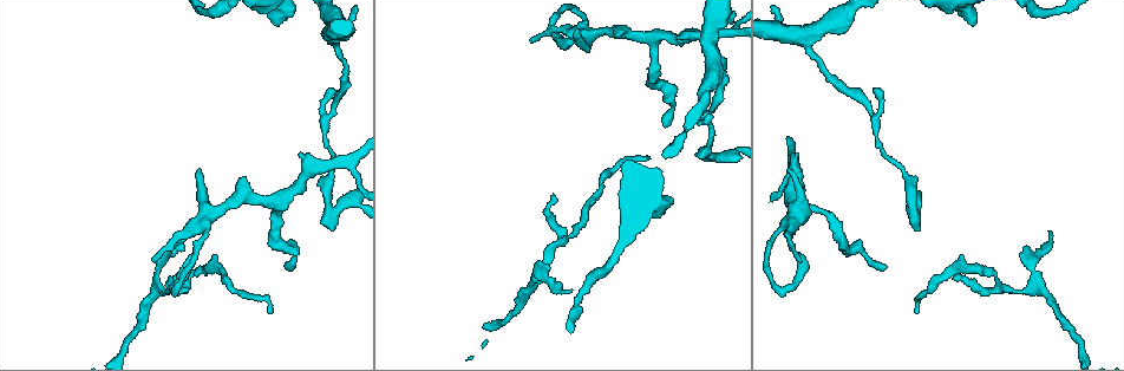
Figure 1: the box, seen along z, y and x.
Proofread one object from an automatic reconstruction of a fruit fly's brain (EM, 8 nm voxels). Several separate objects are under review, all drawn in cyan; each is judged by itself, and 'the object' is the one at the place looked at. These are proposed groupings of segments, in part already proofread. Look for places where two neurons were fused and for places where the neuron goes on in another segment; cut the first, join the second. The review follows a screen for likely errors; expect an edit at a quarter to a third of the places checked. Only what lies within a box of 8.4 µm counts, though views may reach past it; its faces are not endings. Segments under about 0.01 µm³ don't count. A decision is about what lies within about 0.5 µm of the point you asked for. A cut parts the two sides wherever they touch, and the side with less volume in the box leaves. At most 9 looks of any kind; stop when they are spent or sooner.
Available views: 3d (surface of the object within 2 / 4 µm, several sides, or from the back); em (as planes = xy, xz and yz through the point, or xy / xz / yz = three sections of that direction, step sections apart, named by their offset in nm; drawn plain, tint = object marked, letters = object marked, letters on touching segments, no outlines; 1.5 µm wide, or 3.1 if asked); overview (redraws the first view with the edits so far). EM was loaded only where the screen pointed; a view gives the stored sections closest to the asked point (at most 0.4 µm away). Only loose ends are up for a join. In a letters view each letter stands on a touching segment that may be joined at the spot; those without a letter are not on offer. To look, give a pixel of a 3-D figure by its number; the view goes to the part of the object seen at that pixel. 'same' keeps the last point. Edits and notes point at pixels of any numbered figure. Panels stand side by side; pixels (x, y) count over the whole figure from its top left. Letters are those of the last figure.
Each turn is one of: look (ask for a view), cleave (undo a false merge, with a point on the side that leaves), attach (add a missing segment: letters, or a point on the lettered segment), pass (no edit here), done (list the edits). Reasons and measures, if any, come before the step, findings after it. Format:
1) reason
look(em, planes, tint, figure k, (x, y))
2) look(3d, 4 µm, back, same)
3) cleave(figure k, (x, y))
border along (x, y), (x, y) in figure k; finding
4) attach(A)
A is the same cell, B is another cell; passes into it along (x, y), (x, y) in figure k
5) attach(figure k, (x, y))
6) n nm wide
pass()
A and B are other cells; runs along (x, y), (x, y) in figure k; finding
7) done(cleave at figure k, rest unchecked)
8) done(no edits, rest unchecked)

branch point
look(em, planes, plain, figure 1, (617, 33))

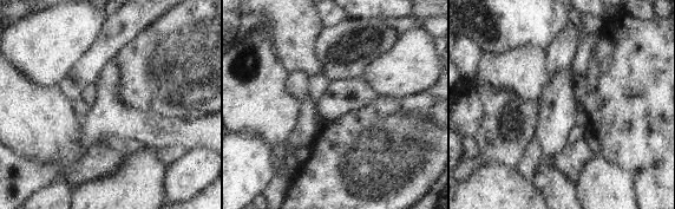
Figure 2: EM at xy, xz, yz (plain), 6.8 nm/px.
see the neighbours
look(em, planes, letters, same)

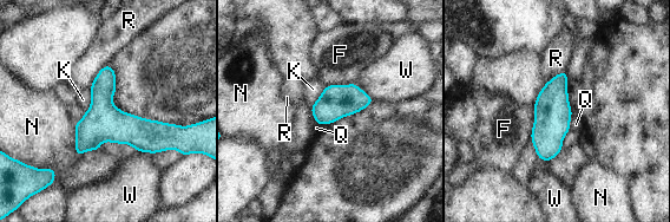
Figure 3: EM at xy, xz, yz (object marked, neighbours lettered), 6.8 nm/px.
pass()
F, K, N, Q, R and W are other cells; border along (324, 87), (311, 106), (315, 122) in figure 3; one neuron here

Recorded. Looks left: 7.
look(3d, 4 µm, figure 1, (712, 158))

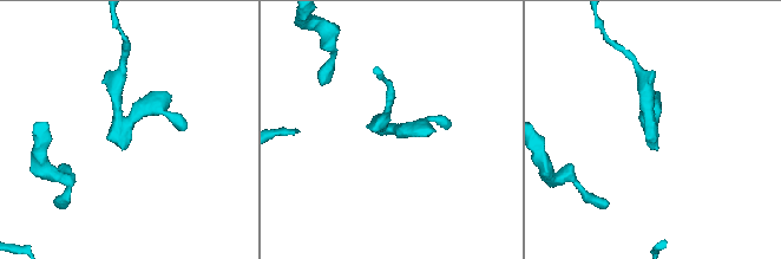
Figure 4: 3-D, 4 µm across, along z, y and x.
look(em, planes, letters, figure 4, (650, 122))

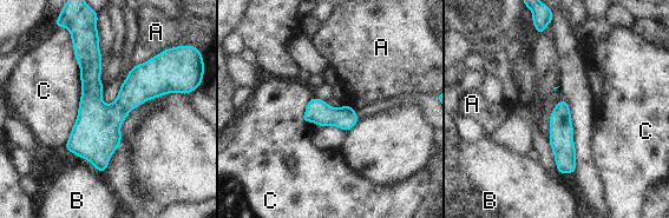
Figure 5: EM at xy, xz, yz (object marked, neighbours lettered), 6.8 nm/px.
pass()
A, B and C are other cells; continuous, no second neuron

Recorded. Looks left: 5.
end of a long branch
look(3d, 2 µm, figure 1, (915, 313))

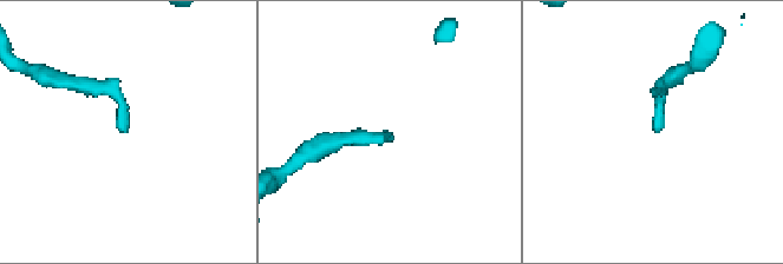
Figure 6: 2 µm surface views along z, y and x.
shape alone is not enough
look(em, planes, plain, figure 6, (393, 138))

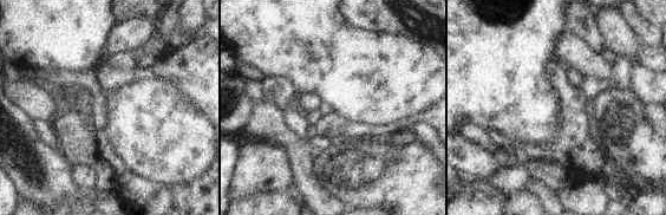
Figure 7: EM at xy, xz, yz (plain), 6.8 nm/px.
look(em, planes, letters, same)

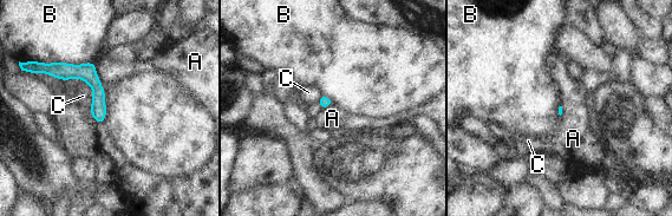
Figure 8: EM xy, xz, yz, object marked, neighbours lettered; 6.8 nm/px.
pass()
A, B and C are other cells; border along (37, 60), (73, 64), (95, 63) in figure 8; no lettered segment goes on from it

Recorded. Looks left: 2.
look(em, xz, step 4, letters, figure 1, (156, 278))

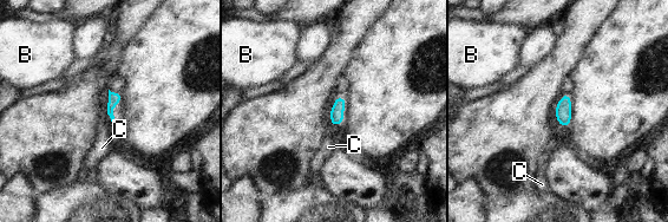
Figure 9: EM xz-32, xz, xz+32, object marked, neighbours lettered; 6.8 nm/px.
pass()
B and C are other cells; border along (106, 108), (106, 113), (111, 121) in figure 9; one neuron here

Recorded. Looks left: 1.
done(no edits, rest unchecked)

